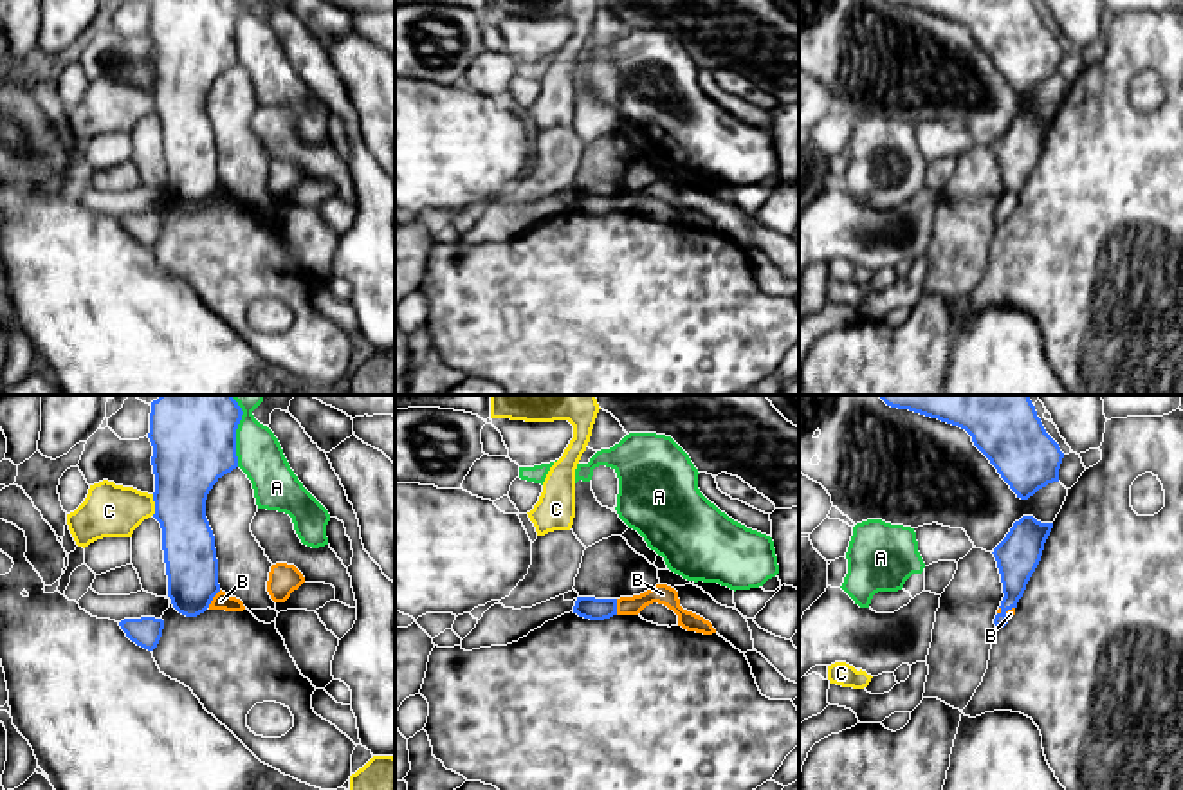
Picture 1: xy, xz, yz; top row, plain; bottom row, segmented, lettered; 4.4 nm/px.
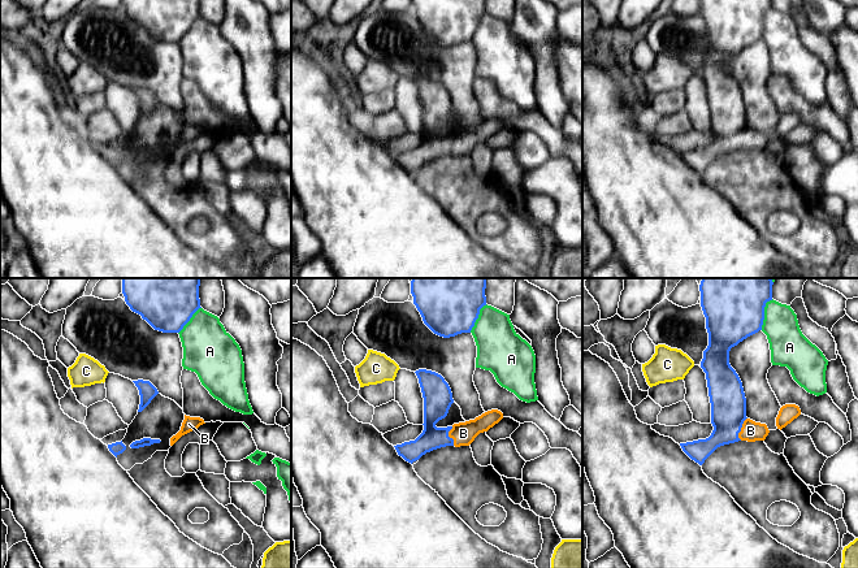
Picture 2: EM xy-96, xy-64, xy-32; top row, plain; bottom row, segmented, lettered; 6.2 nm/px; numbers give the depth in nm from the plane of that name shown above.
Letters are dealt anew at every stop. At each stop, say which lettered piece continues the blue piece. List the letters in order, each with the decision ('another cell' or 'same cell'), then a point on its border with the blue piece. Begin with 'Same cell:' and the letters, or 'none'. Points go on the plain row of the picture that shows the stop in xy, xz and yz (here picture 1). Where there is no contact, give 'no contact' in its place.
Same cell: B
A: another cell; contact xy (235, 31)
B: same cell; contact xy (211, 195)
C: another cell; contact xy (155, 101)

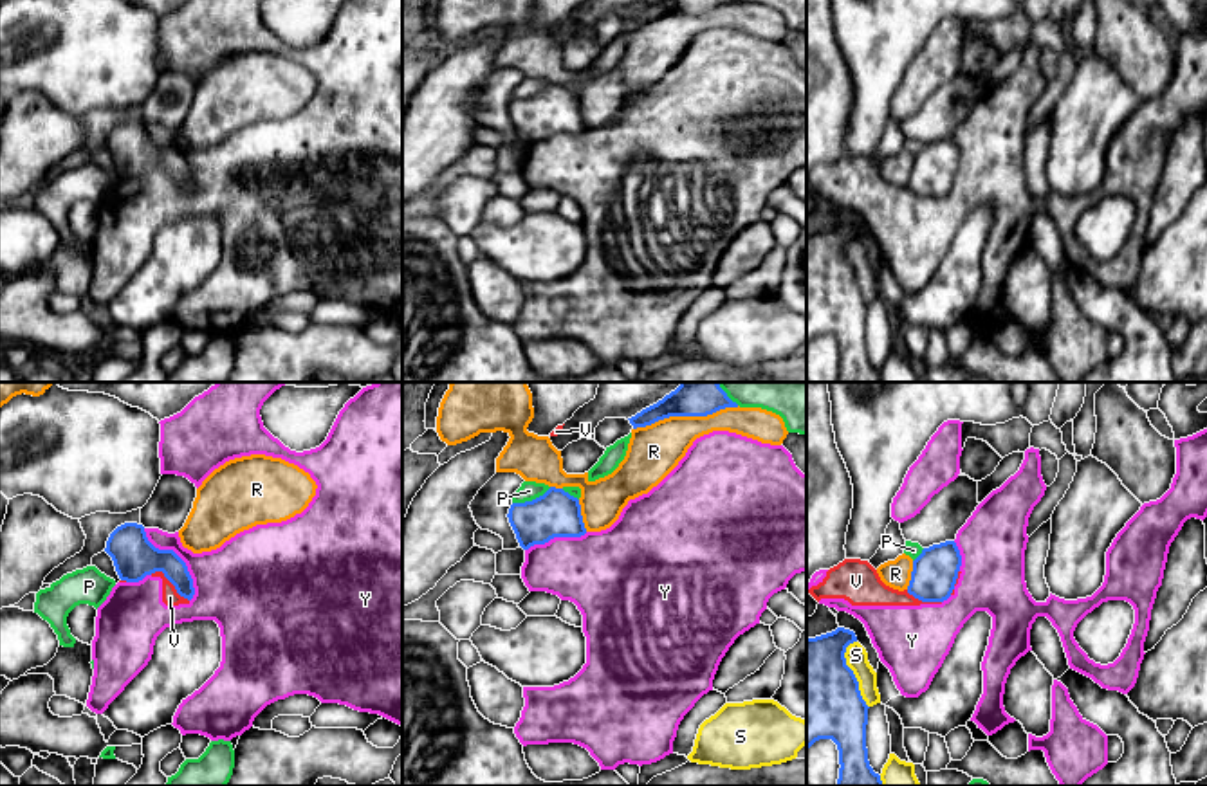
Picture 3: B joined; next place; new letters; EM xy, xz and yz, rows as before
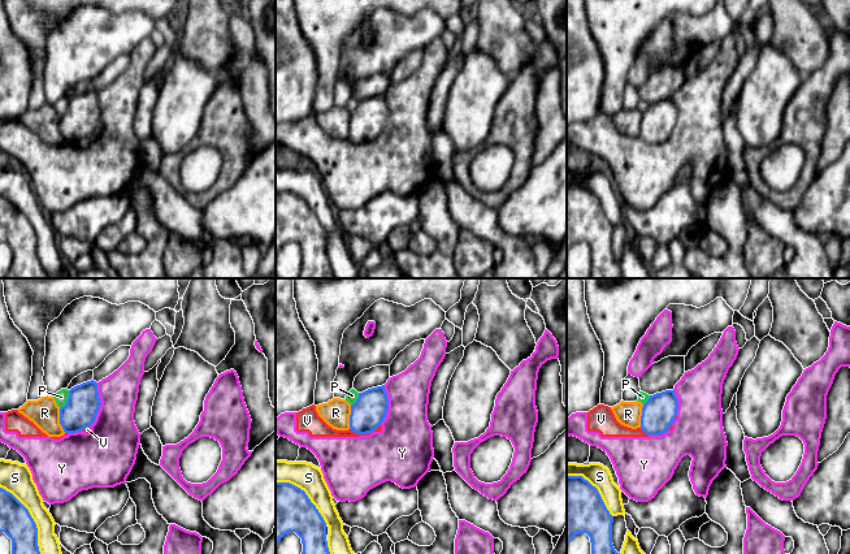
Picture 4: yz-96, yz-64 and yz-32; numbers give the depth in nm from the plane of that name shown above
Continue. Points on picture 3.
Same cell: none
P: another cell; contact xz (533, 96)
R: another cell; contact xz (686, 11)
S: another cell; contact yz (854, 271)
V: another cell; contact xy (170, 177)
Y: another cell; contact xy (181, 155)

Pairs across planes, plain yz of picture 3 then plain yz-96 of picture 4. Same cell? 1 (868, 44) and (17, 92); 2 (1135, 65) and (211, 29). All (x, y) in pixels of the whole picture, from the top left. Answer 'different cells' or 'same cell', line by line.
1: different cells
2: same cell

